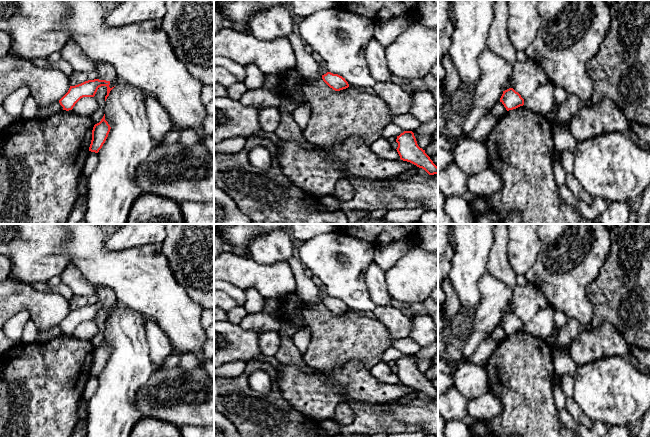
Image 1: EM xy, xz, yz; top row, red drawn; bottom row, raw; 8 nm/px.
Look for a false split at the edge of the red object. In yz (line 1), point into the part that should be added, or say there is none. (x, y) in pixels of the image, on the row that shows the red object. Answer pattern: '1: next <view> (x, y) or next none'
1: next none

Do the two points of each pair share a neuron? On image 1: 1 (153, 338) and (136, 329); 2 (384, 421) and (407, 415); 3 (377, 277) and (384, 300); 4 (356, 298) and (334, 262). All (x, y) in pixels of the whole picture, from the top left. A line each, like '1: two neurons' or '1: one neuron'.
1: two neurons
2: two neurons
3: one neuron
4: one neuron

